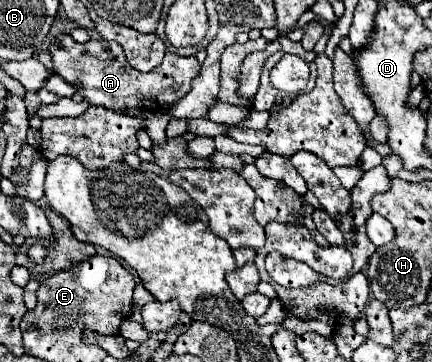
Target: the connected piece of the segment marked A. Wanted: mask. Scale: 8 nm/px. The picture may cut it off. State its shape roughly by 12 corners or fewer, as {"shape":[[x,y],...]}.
{"shape":[[61,34],[53,72],[89,104],[169,112],[201,72],[165,52],[153,72],[109,40]]}

